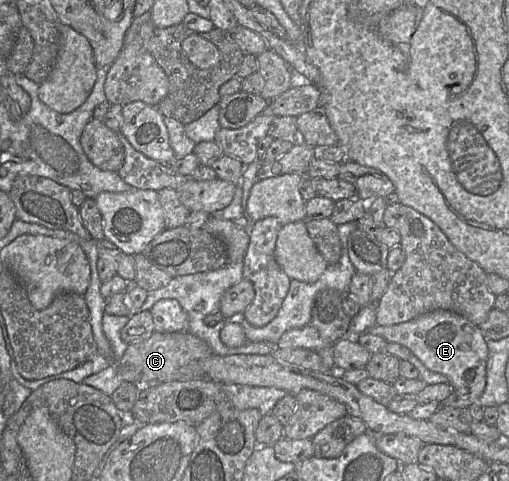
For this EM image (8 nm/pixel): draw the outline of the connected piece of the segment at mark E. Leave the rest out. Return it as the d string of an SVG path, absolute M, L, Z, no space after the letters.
M436 310L400 324L375 325L367 332L407 347L427 369L444 375L454 391L469 395L473 402L482 395L486 385L487 340L480 328L465 317Z

